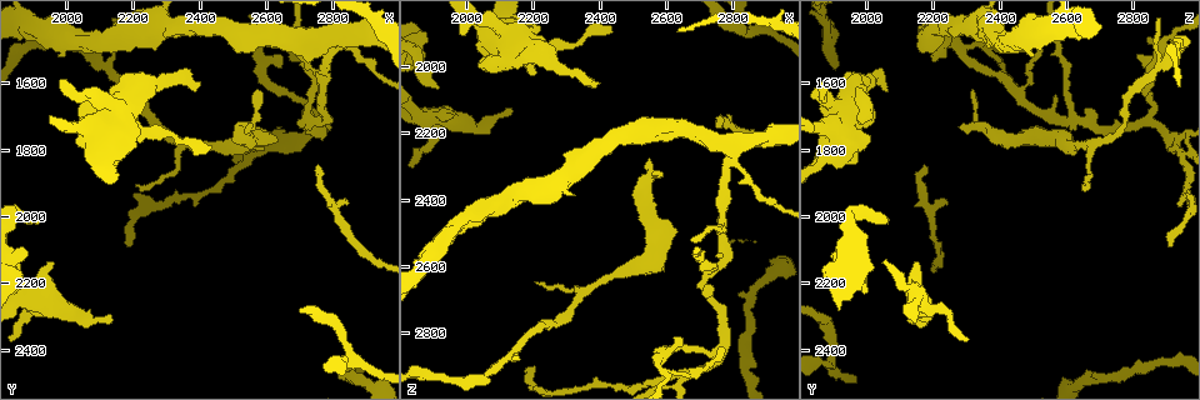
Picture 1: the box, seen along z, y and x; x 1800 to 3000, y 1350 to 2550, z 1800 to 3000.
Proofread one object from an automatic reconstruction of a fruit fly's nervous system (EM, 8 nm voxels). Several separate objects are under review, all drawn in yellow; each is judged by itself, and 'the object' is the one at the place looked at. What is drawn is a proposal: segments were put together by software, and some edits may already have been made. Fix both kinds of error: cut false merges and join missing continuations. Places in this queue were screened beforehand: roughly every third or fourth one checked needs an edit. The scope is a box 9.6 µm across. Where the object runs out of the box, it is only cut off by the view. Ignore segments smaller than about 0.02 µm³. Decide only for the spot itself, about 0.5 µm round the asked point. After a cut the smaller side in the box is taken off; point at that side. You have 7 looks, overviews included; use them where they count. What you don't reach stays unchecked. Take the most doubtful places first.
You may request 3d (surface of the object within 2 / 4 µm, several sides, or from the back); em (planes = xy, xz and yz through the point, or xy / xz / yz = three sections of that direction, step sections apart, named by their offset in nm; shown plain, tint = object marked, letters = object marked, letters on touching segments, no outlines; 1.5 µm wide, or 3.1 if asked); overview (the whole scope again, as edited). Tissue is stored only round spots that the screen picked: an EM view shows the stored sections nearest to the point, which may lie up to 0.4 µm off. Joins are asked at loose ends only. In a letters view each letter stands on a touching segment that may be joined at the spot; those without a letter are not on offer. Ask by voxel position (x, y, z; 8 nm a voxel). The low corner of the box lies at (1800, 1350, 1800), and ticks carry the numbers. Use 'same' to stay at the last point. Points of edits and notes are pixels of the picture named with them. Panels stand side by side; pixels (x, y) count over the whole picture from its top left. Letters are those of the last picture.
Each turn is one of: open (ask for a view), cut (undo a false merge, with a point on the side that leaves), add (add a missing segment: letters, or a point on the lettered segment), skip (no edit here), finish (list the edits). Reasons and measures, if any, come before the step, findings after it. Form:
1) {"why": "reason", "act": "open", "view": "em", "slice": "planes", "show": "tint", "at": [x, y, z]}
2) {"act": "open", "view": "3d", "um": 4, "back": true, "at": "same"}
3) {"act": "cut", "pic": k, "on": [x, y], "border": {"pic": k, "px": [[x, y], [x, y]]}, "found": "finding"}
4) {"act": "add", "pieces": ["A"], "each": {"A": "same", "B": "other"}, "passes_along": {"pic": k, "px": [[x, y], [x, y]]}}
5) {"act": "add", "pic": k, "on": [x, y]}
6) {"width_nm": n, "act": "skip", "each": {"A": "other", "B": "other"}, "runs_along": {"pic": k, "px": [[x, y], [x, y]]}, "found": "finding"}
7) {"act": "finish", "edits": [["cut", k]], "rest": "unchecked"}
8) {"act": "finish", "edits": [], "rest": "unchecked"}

{"why": "abrupt turn", "act": "open", "view": "em", "slice": "yz", "step": 4, "show": "tint", "at": [2850, 2420, 1890]}

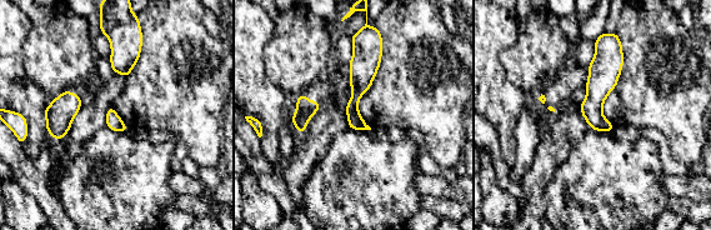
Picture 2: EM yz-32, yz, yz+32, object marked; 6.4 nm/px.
{"act": "open", "view": "em", "slice": "planes", "show": "letters", "at": "same"}

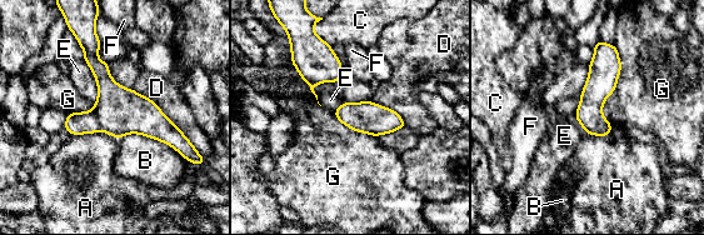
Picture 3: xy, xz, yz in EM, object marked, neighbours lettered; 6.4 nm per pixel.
{"act": "cut", "pic": 3, "on": [80, 123], "each": {"A": "other", "B": "other", "C": "other", "D": "other", "E": "other", "F": "other", "G": "other"}, "border": {"pic": 3, "px": [[93, 110], [101, 130]]}, "found": "a second neuron is stuck on"}

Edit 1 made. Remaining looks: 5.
{"why": "redraw", "act": "open", "view": "overview"}

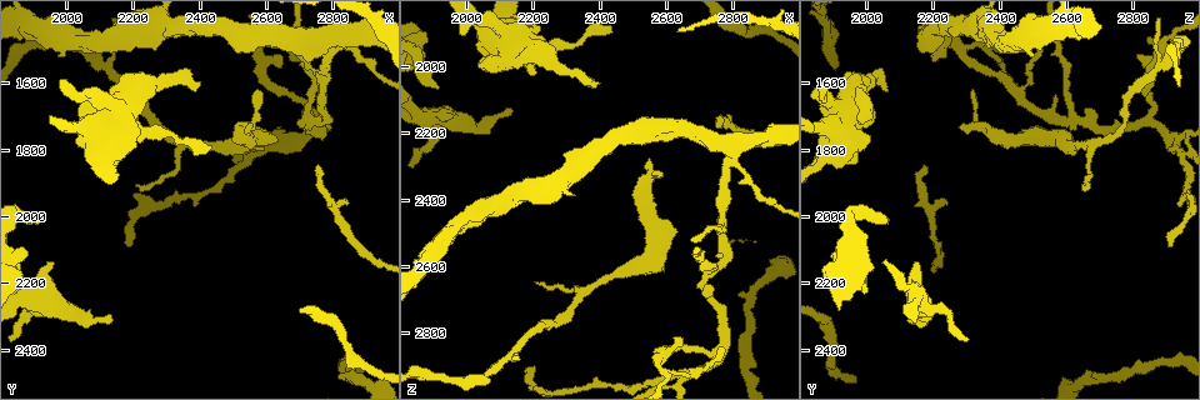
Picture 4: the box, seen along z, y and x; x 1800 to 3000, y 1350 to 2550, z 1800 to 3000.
{"why": "branch stops here", "act": "open", "view": "3d", "um": 4, "at": [2550, 1730, 2280]}

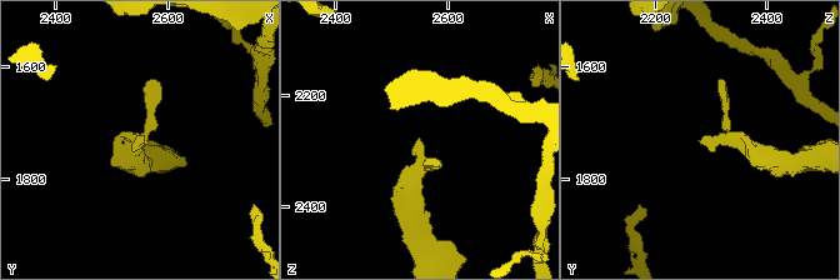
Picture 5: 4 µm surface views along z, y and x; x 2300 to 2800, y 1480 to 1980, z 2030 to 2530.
{"why": "need the tissue", "act": "open", "view": "em", "slice": "planes", "show": "letters", "at": [2545, 1735, 2275]}

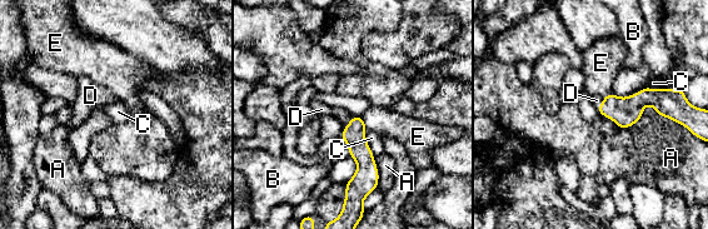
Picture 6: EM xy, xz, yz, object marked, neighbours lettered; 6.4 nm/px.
{"width_nm": 140, "act": "add", "pieces": ["D"], "each": {"A": "other", "B": "other", "C": "other", "D": "same", "E": "other"}, "passes_along": {"pic": 6, "px": [[624, 111], [602, 104], [597, 100]]}, "found": "it goes on there"}

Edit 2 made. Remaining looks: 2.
{"why": "sudden change in width", "act": "open", "view": "3d", "um": 4, "back": true, "at": [2100, 1820, 1870]}

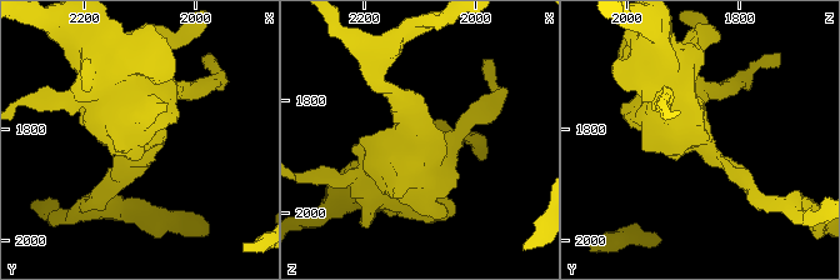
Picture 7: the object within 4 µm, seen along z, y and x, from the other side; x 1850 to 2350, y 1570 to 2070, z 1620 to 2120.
{"act": "open", "view": "em", "slice": "planes", "show": "letters", "at": [2100, 1825, 1875]}

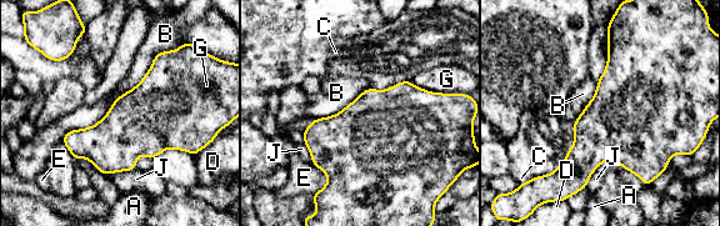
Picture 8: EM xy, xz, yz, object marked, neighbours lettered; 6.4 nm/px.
{"act": "skip", "each": {"A": "other", "B": "other", "C": "other", "D": "other", "E": "other", "G": "other", "J": "other"}, "border": {"pic": 8, "px": [[609, 160], [594, 171], [585, 187]]}, "found": "continuous, no second neuron"}

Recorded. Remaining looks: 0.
{"act": "finish", "edits": [["cut", 3], ["add", 6]], "rest": "unchecked"}

